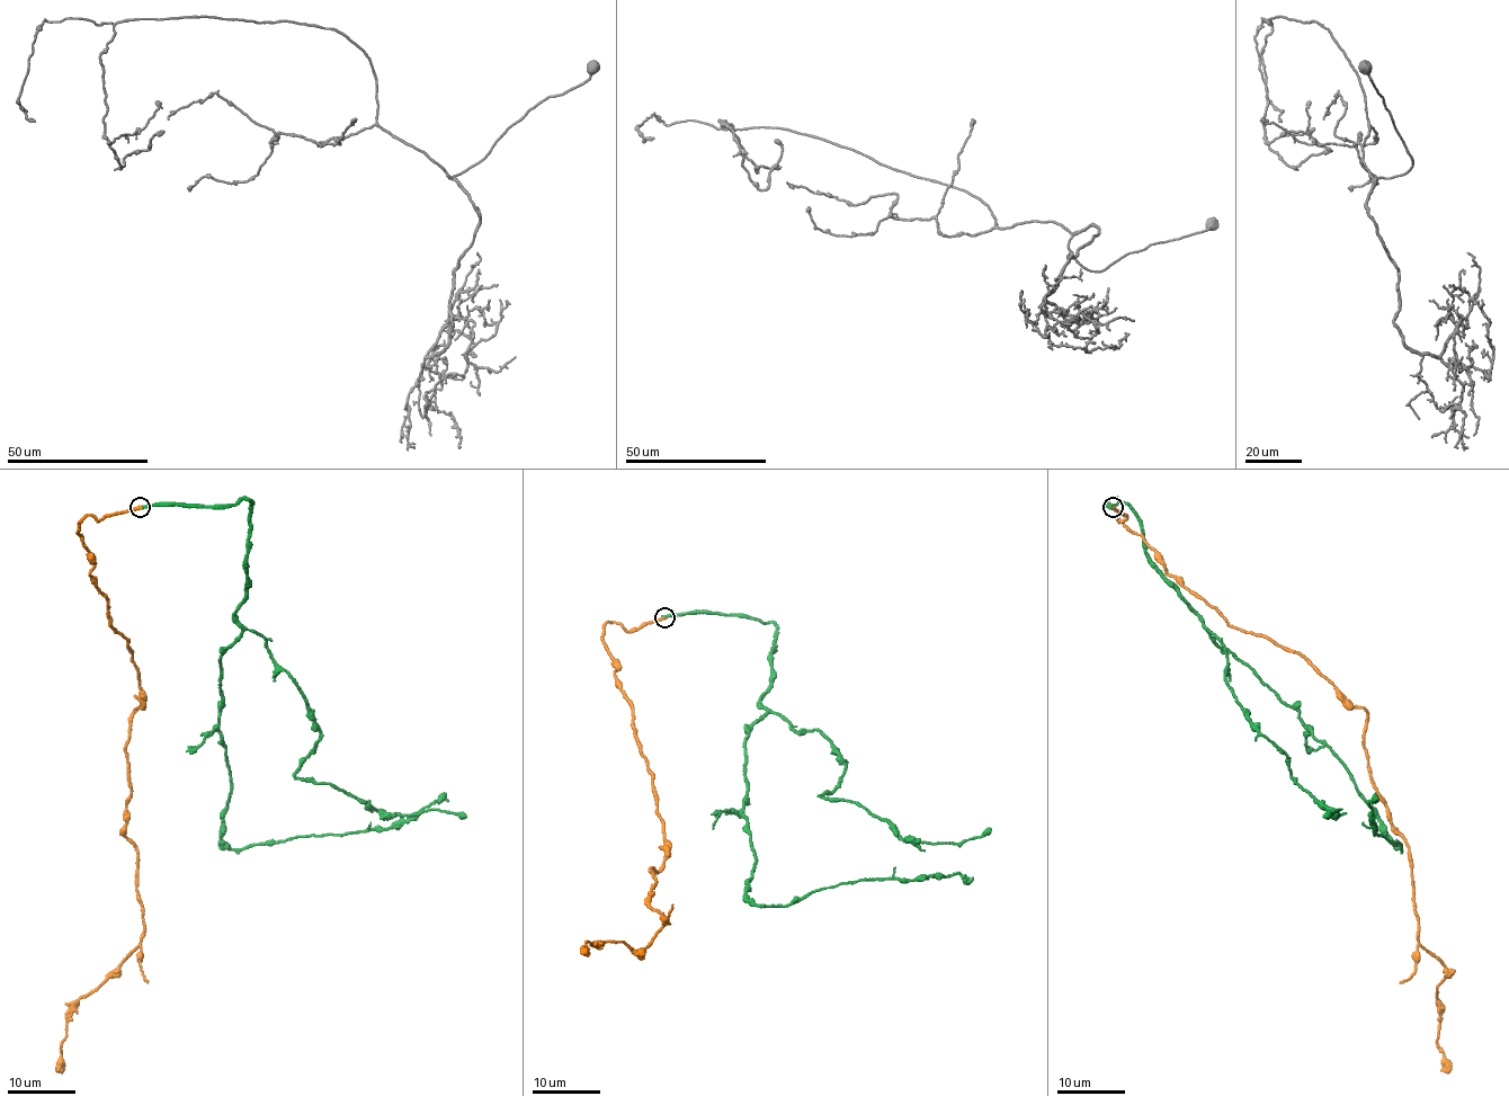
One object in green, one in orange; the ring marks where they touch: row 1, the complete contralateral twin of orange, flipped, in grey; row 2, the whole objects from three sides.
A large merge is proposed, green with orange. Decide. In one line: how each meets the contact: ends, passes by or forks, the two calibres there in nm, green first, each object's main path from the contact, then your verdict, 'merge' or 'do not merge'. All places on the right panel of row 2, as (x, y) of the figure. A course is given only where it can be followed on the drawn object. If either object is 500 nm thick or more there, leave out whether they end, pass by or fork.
green ends | orange ends | 360/260 nm | green via (1112, 507), (1117, 498), (1132, 510), (1148, 561), (1221, 649), (1297, 712), (1400, 848), (1375, 835), (1376, 793) | orange via (1112, 507), (1230, 624), (1300, 652), (1366, 712), (1368, 772), (1409, 852), (1417, 937), (1445, 965), (1448, 1074) | do not merge

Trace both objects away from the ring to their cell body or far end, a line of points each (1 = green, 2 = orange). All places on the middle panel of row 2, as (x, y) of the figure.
1: (666, 616), (747, 615), (776, 626), (766, 712), (746, 741), (749, 900), (789, 905), (872, 880), (971, 881)
2: (666, 616), (603, 636), (652, 775), (666, 852), (650, 905), (669, 921), (643, 950), (587, 953)

